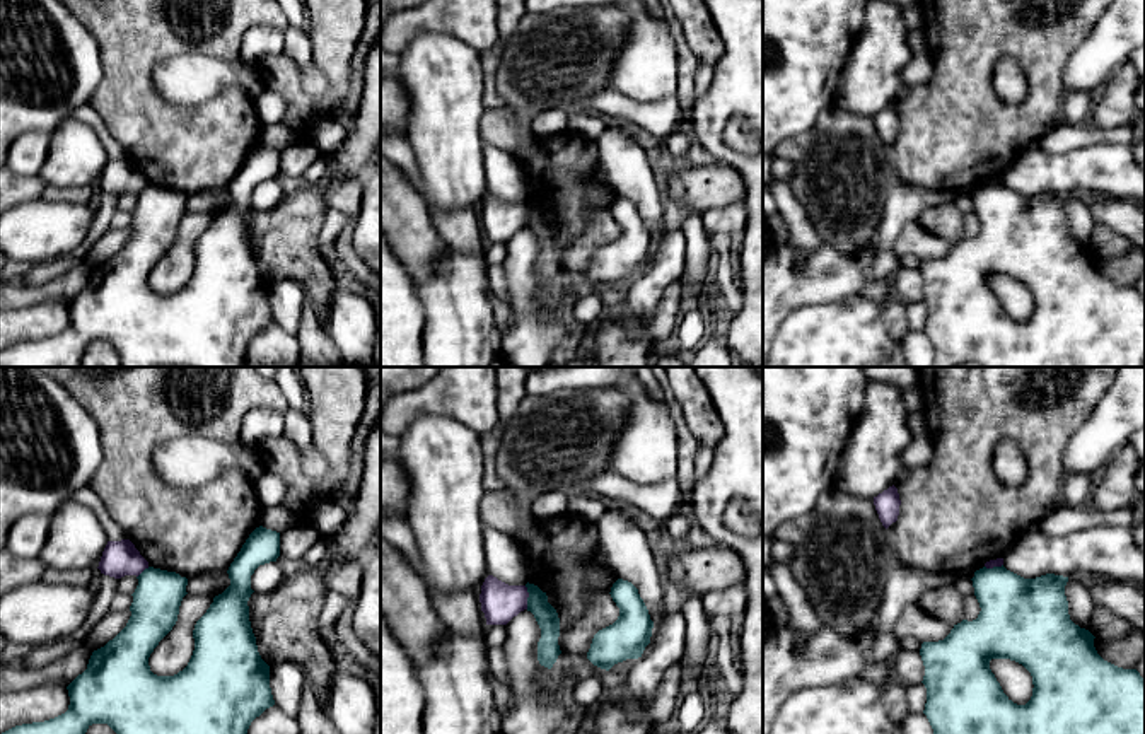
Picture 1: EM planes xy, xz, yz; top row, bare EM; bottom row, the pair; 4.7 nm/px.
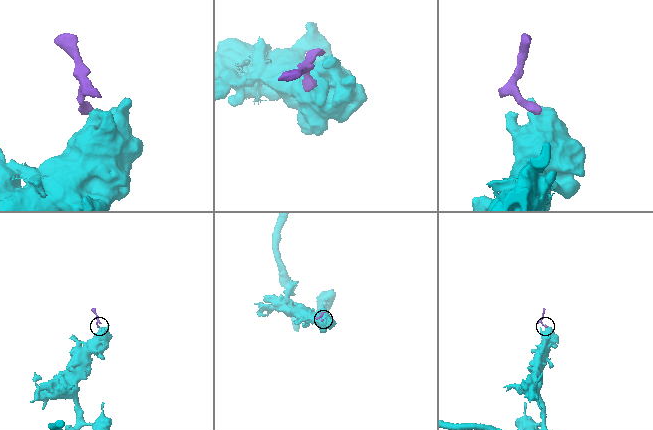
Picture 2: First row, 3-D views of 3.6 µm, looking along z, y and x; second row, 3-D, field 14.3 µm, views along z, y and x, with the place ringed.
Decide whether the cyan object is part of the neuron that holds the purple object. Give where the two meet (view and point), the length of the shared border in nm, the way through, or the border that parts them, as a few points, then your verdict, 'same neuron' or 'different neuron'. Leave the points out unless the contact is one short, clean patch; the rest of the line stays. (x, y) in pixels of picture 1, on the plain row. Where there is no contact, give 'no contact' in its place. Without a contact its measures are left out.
contact xz (528, 214); length 110 nm; border xz (524, 203), (528, 226); different neuron

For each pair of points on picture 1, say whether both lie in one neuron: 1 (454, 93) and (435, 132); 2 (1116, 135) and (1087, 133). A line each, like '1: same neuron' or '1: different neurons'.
1: same neuron
2: same neuron

